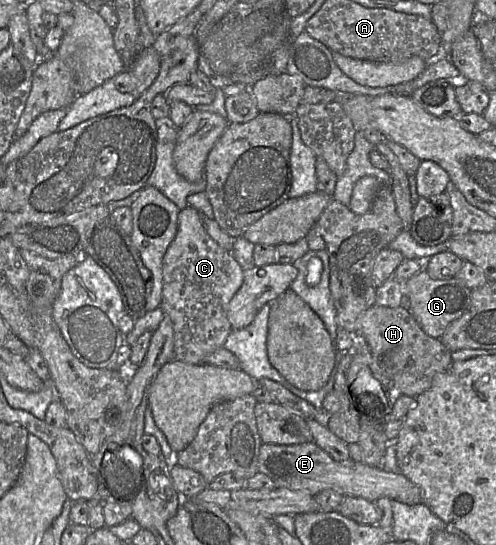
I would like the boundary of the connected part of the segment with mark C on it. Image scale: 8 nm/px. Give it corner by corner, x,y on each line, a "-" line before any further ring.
191,206
179,211
178,229
162,260
162,298
160,309
168,316
174,329
174,360
203,364
206,356
223,347
232,331
227,317
228,306
243,283
244,269
231,252
221,248
205,231
200,213

